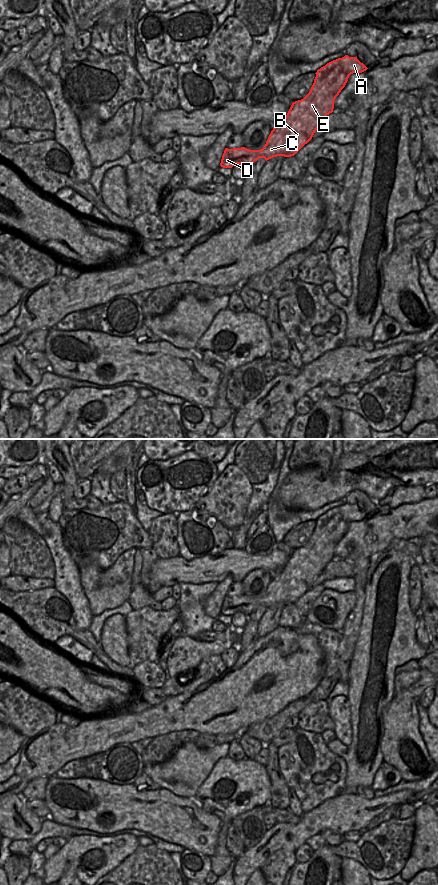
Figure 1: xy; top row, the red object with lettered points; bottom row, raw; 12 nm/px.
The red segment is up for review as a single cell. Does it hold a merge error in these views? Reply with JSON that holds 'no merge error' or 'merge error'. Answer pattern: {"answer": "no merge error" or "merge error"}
{"answer": "no merge error"}

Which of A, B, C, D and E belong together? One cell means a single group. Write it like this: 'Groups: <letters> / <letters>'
Groups: A B C D E.

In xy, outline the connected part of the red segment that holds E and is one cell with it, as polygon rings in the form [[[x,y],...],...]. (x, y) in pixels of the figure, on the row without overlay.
[[[348,503],[327,511],[315,521],[309,541],[303,547],[293,550],[286,565],[273,576],[262,597],[225,596],[220,614],[232,616],[240,612],[247,617],[259,606],[267,609],[277,604],[294,604],[333,560],[334,549],[349,524],[367,517],[357,505]]]

